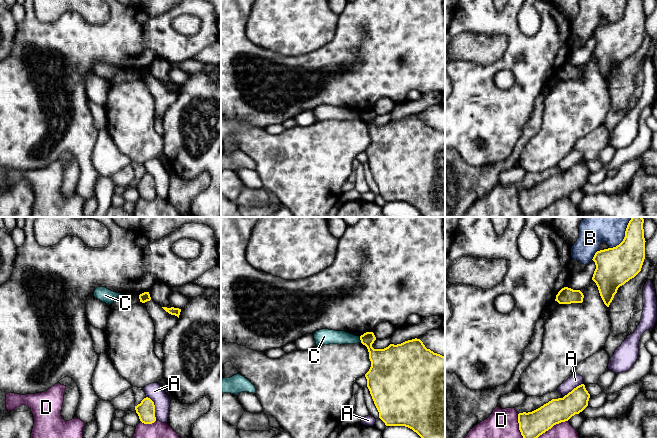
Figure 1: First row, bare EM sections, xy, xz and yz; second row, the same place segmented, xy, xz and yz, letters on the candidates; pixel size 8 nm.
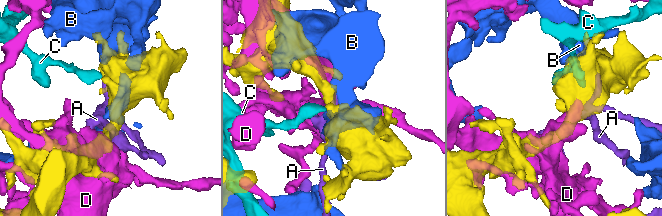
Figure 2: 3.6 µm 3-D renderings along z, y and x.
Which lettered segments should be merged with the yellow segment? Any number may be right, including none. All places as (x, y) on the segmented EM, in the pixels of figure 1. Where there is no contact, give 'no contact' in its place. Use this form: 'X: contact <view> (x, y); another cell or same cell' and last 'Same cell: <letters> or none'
A: contact xy (154, 407); another cell
B: contact yz (625, 235); another cell
C: contact xz (360, 339); another cell
D: contact xy (148, 423); another cell
Same cell: none

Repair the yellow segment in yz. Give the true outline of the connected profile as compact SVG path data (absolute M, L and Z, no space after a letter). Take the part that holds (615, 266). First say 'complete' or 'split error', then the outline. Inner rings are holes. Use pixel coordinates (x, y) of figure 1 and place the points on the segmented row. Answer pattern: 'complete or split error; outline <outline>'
complete; outline M632 217L623 241L613 248L597 251L593 257L596 283L604 304L609 307L620 286L634 278L645 259L644 219Z

